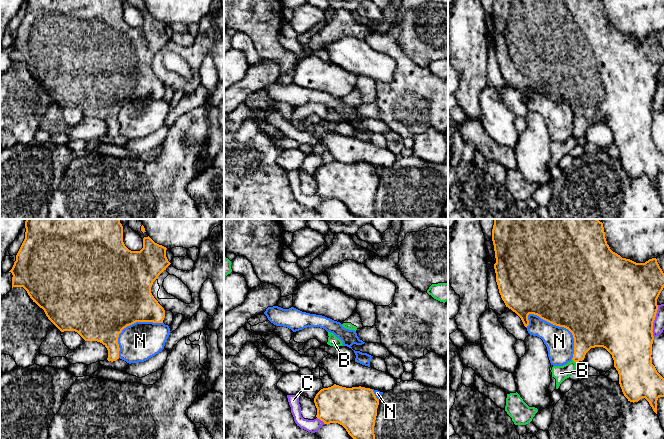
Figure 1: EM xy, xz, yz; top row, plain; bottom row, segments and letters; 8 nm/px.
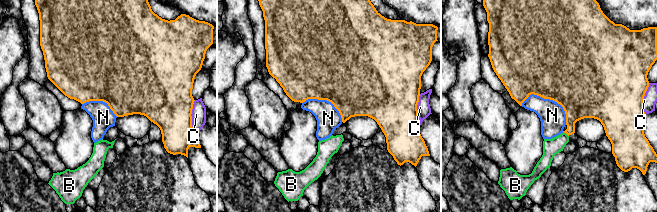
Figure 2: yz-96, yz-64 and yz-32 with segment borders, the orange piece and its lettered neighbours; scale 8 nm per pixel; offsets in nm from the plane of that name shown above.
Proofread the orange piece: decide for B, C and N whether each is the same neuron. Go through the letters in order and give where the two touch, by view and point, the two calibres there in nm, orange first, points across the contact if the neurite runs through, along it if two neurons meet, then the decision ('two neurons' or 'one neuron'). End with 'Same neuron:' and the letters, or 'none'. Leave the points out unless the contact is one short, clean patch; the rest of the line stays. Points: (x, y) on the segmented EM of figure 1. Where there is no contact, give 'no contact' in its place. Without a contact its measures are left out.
B: contact yz (574, 361); calibres 240 and 120 nm; border yz (572, 359), (576, 362); two neurons
C: contact yz (653, 321); calibres 500 and 100 nm; two neurons
N: contact yz (563, 326); calibres 500 and 220 nm; two neurons
Same neuron: none

